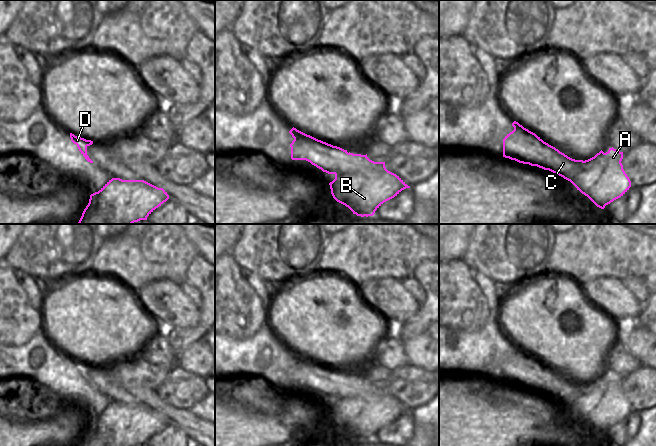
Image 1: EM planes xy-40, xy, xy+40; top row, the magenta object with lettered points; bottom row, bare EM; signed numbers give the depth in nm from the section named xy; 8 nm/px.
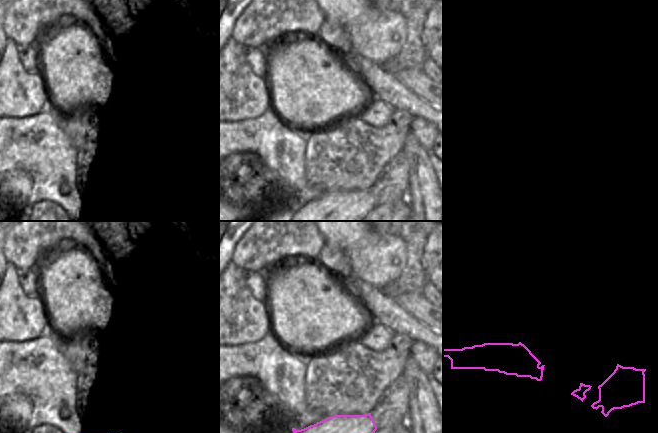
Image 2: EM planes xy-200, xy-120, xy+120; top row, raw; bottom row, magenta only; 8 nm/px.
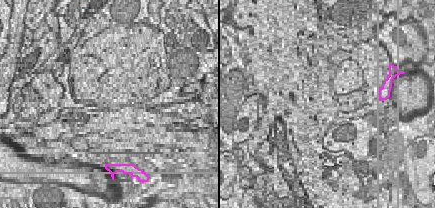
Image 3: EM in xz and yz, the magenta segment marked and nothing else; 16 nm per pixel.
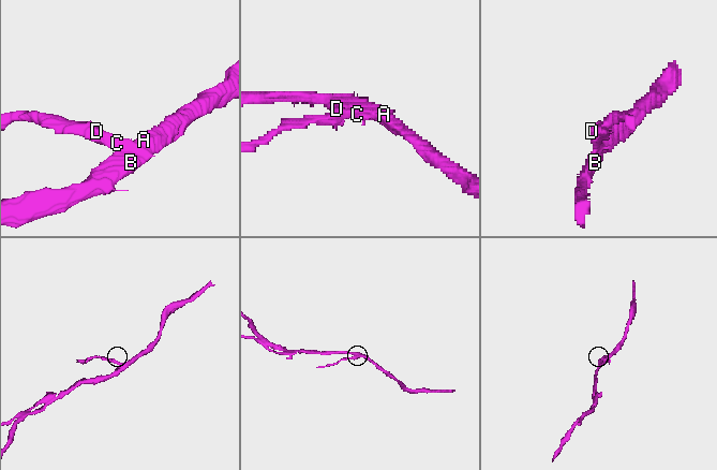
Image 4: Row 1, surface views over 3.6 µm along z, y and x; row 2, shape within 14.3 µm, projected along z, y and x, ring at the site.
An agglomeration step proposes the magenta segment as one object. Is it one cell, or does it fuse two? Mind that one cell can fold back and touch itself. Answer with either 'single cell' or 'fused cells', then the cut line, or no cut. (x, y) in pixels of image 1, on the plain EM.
fused cells; cut in xy along (386, 393), (373, 399), (335, 398)

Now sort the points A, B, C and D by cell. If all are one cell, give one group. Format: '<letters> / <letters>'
A B / C D

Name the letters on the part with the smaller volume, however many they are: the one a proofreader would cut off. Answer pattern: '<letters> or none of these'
C, D

